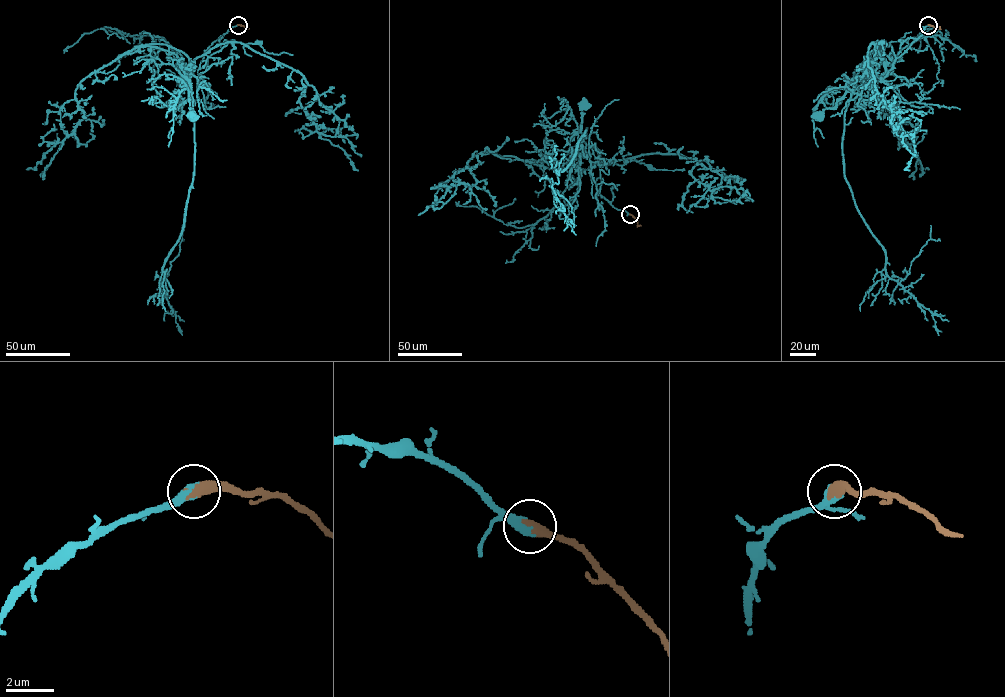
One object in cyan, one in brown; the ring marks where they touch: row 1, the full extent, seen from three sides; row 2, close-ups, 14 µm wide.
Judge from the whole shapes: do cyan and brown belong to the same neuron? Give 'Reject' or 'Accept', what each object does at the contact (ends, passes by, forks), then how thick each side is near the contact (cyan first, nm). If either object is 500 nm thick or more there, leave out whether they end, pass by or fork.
Accept. At the ring cyan ends. At the ring brown ends. Thickness 480 nm (cyan) against 480 nm

